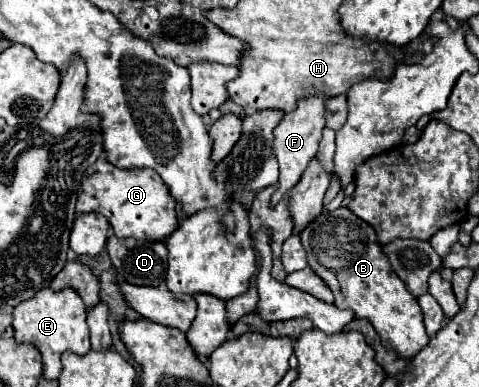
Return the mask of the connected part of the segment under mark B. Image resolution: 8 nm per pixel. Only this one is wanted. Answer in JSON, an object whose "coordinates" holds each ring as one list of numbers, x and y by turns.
{"coordinates":[[338,208,334,212,322,212,302,230,300,238,308,252,310,268,288,274,286,284,324,302,332,302,334,294,334,304,338,308,352,310,356,318,366,318,382,338,382,344,386,344,386,348,394,348,394,352,398,352,398,356,406,356,406,360,412,360,428,344,422,310,390,268,390,262,386,262,370,224,358,220,358,216,348,208]]}

